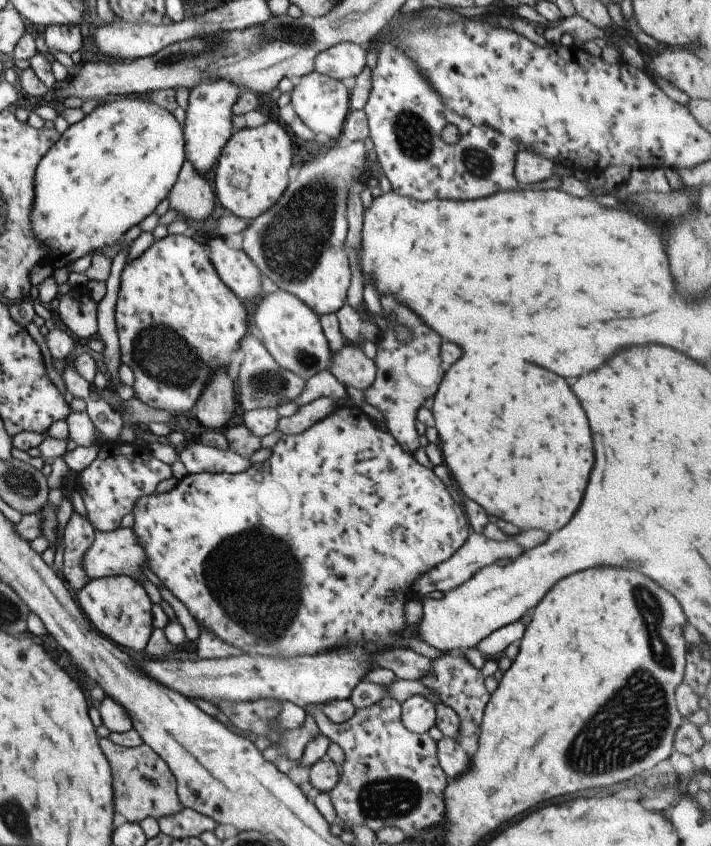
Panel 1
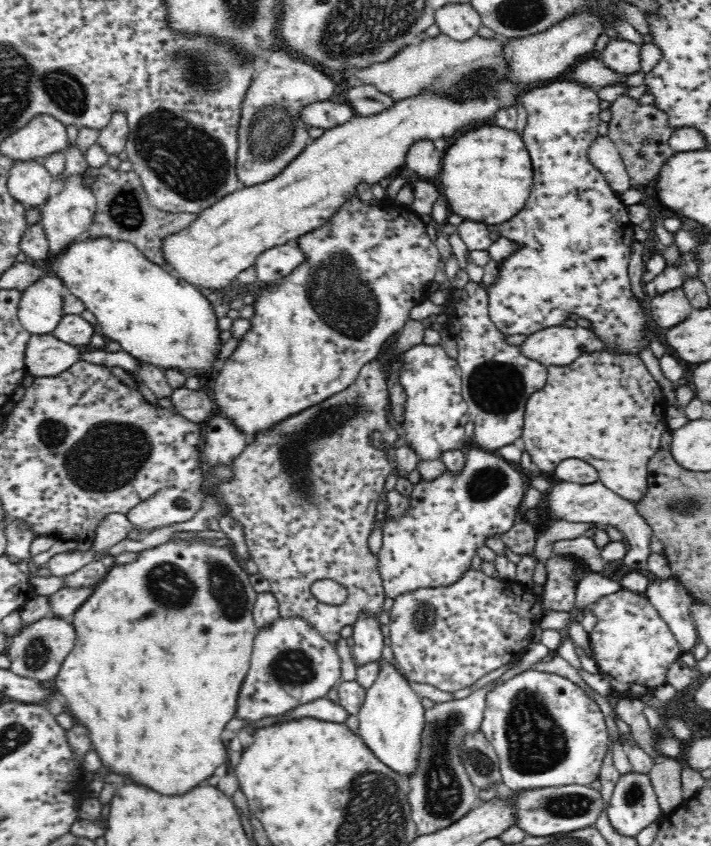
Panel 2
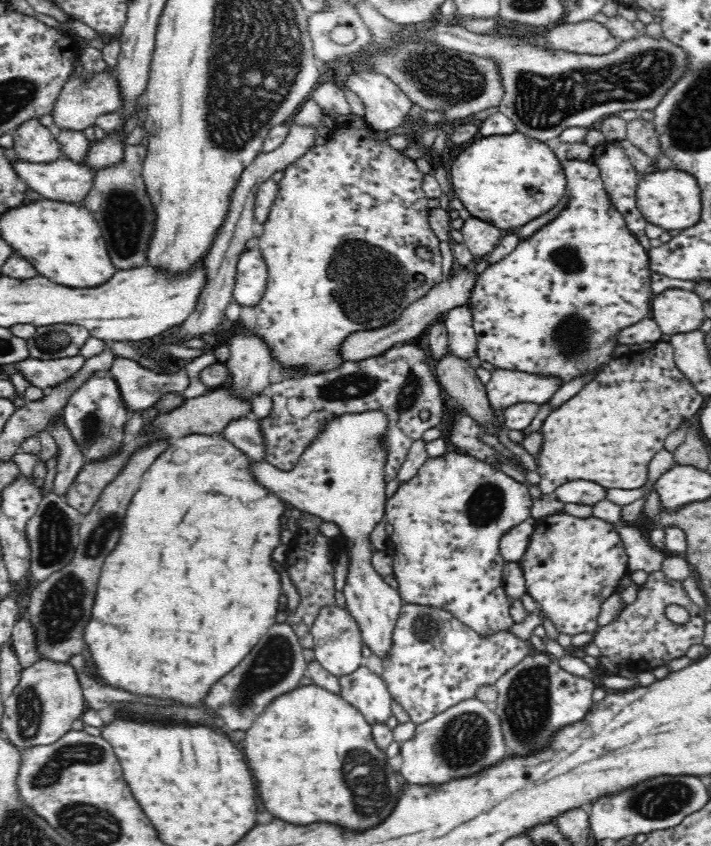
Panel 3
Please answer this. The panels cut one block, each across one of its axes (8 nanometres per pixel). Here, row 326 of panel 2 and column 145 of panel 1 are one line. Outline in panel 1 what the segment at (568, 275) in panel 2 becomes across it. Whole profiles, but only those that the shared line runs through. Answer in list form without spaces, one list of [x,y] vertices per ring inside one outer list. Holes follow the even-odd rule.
[[[337,404],[332,412],[325,416],[322,420],[307,428],[304,432],[297,435],[282,435],[276,445],[271,448],[270,457],[261,463],[250,465],[241,473],[202,473],[191,475],[188,473],[180,479],[177,485],[170,491],[162,494],[150,494],[142,496],[136,500],[136,505],[132,508],[134,514],[134,525],[132,532],[138,538],[138,544],[144,548],[144,554],[148,558],[148,567],[163,582],[164,586],[173,593],[182,604],[186,606],[188,612],[195,618],[200,626],[204,625],[206,629],[210,629],[218,638],[227,642],[229,645],[237,646],[246,654],[268,655],[269,657],[299,657],[300,655],[318,655],[322,653],[330,653],[337,646],[343,643],[388,643],[390,639],[398,639],[406,628],[406,619],[404,618],[404,604],[410,600],[412,596],[420,598],[418,594],[413,592],[413,584],[417,578],[438,566],[441,562],[448,560],[466,541],[472,528],[469,520],[464,516],[464,509],[460,507],[454,500],[440,478],[436,476],[433,470],[420,465],[414,457],[406,452],[400,443],[392,436],[390,431],[380,429],[373,419],[373,414],[367,410],[357,407],[355,404]],[[111,575],[88,582],[84,589],[74,592],[74,597],[81,612],[91,626],[110,638],[122,650],[142,652],[153,632],[153,603],[145,588],[134,578],[127,575]]]

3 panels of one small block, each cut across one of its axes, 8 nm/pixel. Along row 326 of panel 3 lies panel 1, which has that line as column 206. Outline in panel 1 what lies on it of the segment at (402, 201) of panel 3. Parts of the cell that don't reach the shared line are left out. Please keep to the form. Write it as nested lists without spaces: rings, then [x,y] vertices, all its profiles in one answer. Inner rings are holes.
[[[167,235],[146,249],[141,256],[134,258],[132,262],[126,263],[122,276],[120,276],[120,290],[118,290],[118,302],[116,302],[116,325],[119,337],[120,362],[130,367],[134,373],[134,394],[135,397],[144,402],[146,406],[152,406],[158,410],[169,411],[176,414],[180,412],[194,411],[197,398],[203,391],[209,378],[216,369],[228,369],[230,357],[235,350],[239,350],[239,342],[251,326],[250,320],[246,317],[246,309],[240,299],[222,282],[215,266],[205,252],[205,246],[195,237],[187,235]]]

